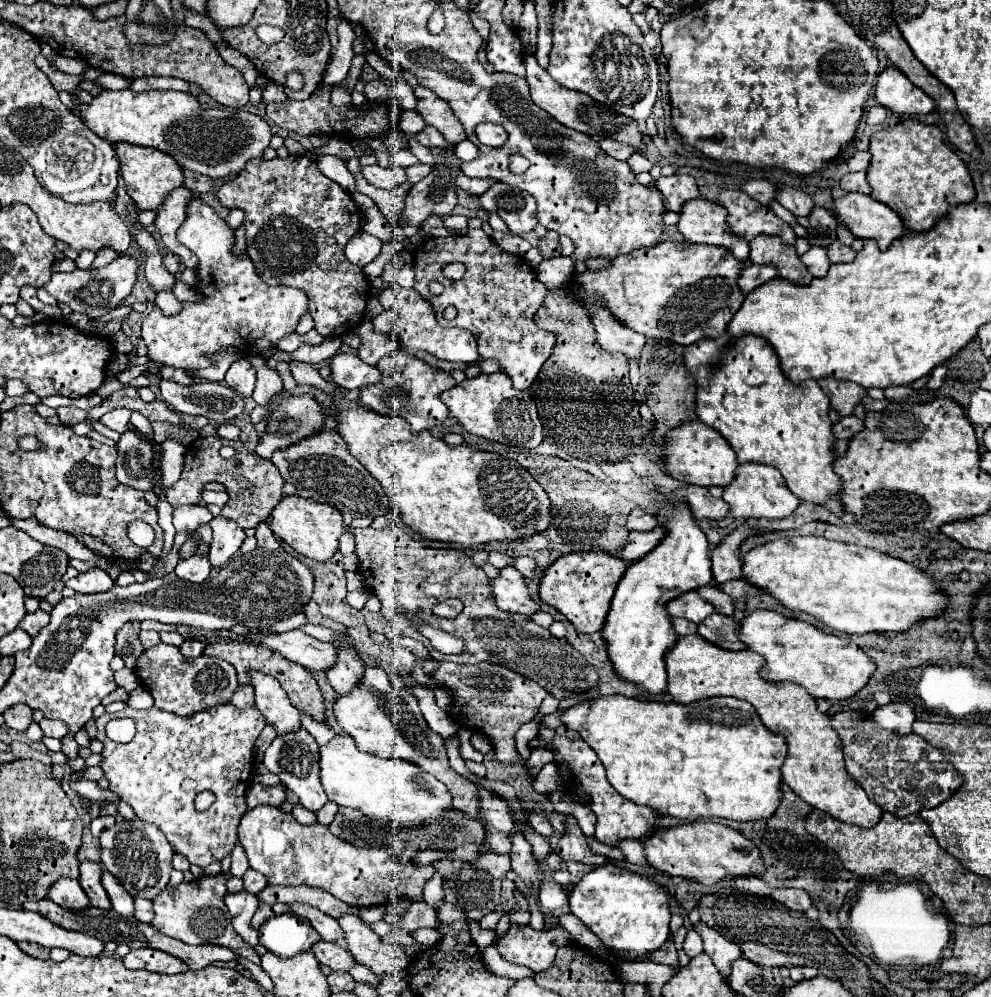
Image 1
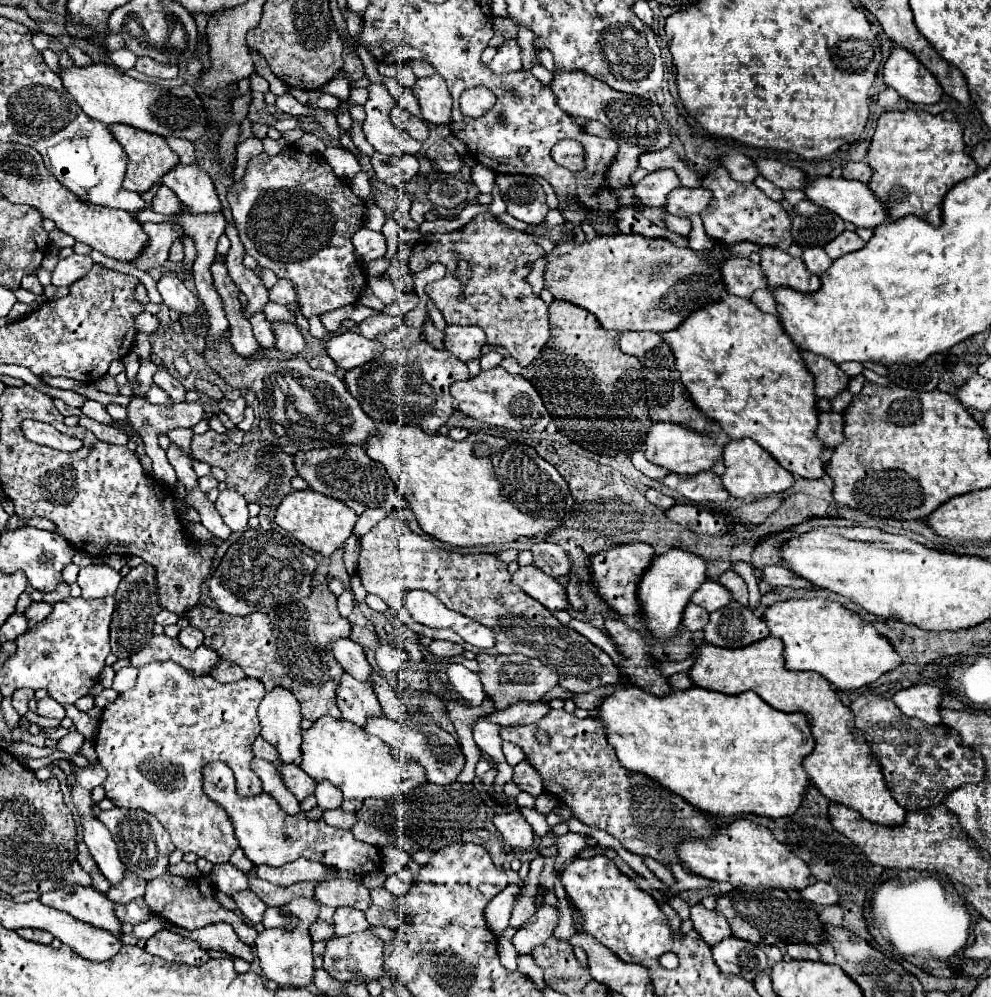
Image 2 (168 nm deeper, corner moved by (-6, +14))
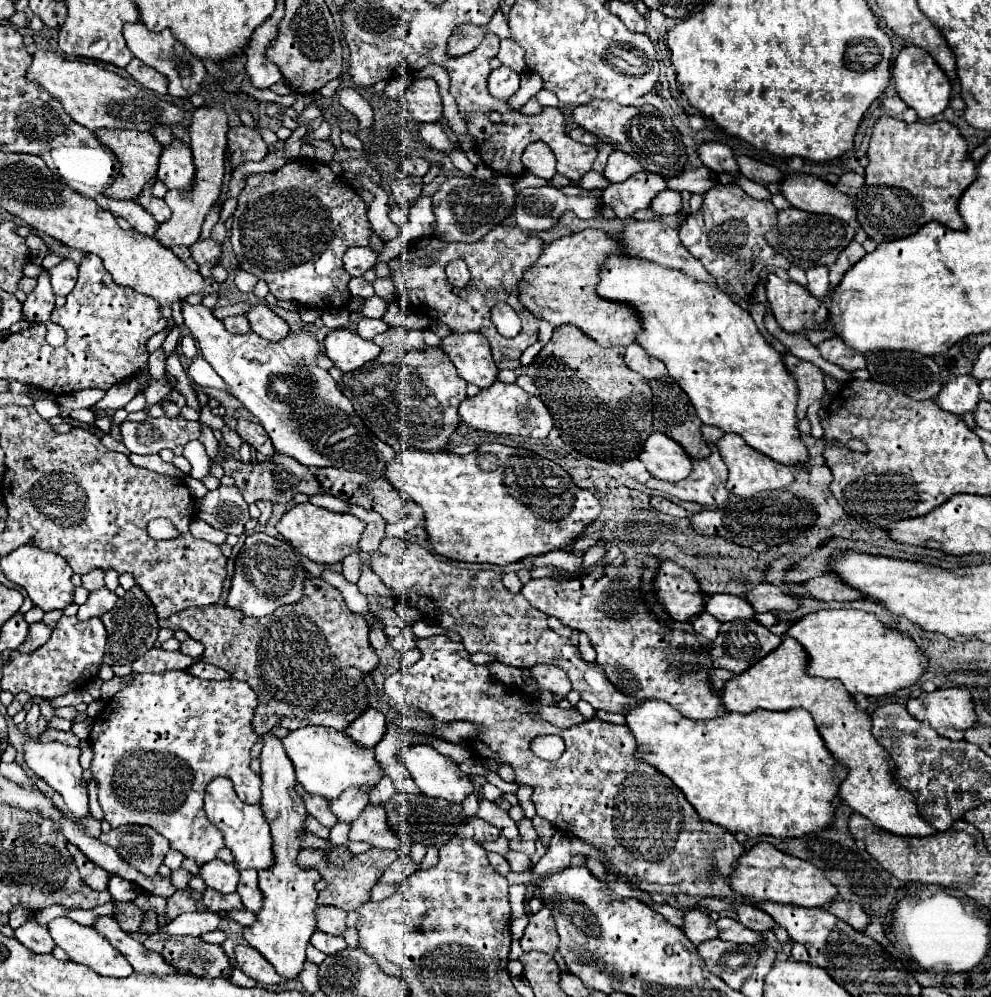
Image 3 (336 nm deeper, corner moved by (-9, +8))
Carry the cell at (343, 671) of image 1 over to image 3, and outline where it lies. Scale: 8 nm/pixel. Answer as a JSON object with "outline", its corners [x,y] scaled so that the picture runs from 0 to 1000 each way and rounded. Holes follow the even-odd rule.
{"outline":[[[371,710],[367,714],[367,718],[359,720],[351,730],[349,730],[349,736],[361,744],[363,748],[367,750],[377,750],[385,738],[390,734],[390,720],[385,714],[377,712],[377,710]]]}

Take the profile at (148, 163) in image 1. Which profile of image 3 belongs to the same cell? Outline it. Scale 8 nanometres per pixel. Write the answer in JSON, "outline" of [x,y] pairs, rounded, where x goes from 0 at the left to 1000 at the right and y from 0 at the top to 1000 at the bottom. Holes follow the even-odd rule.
{"outline":[[[97,130],[95,132],[97,138],[115,152],[115,156],[121,162],[121,171],[119,177],[115,181],[115,185],[111,185],[105,191],[105,197],[109,199],[117,199],[117,201],[135,201],[143,187],[157,177],[159,173],[159,156],[163,150],[163,144],[151,134],[151,132],[141,132],[141,130]]]}

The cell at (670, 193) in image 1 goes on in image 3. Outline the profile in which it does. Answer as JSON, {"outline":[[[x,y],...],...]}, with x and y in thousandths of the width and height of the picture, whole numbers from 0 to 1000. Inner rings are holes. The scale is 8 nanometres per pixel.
{"outline":[[[644,173],[626,185],[614,185],[607,193],[607,205],[616,207],[624,219],[636,219],[642,211],[654,209],[664,193],[672,189],[668,177]]]}

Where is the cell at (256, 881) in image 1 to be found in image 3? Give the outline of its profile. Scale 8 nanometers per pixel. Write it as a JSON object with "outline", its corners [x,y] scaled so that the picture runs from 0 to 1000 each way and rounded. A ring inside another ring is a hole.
{"outline":[[[266,736],[266,750],[262,756],[264,762],[264,802],[262,810],[272,826],[272,839],[276,849],[276,867],[270,873],[260,875],[260,887],[262,895],[266,899],[264,913],[258,917],[258,925],[254,929],[248,929],[244,933],[246,943],[258,951],[274,969],[276,973],[297,983],[301,981],[301,975],[307,969],[309,963],[309,949],[313,945],[313,939],[319,935],[319,921],[317,911],[319,907],[319,891],[317,887],[325,881],[319,873],[305,873],[299,867],[299,859],[303,855],[303,843],[307,837],[307,822],[309,822],[309,810],[305,800],[299,796],[299,778],[295,764],[291,762],[287,748],[283,746],[283,740],[276,740],[272,736]]]}

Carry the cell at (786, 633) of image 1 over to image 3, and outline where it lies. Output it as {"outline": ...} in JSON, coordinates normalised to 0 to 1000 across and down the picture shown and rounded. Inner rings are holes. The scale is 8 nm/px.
{"outline":[[[850,610],[825,612],[811,618],[795,632],[815,654],[815,674],[827,680],[848,682],[858,696],[900,698],[924,686],[936,672],[936,658],[926,650],[916,634],[892,628],[882,616]]]}

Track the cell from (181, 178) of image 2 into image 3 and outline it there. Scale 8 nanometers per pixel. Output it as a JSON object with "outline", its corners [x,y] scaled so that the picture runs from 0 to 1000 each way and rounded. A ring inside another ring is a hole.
{"outline":[[[176,138],[174,144],[163,148],[157,175],[159,181],[163,181],[170,189],[192,191],[196,185],[196,173],[198,171],[190,144],[186,144],[182,138]]]}

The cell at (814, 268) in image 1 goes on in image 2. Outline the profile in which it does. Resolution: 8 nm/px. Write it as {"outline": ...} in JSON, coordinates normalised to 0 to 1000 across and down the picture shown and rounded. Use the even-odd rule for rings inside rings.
{"outline":[[[822,247],[822,249],[814,249],[814,251],[810,253],[810,263],[812,263],[812,267],[814,267],[816,273],[820,273],[820,275],[830,275],[830,273],[839,267],[841,261],[832,255],[832,249]]]}

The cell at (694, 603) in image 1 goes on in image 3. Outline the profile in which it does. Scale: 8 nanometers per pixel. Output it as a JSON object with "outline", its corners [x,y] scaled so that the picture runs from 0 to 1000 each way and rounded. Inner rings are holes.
{"outline":[[[737,596],[712,598],[712,614],[718,616],[720,620],[725,620],[727,624],[753,622],[753,620],[761,622],[763,620],[763,614],[755,606],[755,602],[745,600],[745,598],[737,598]]]}

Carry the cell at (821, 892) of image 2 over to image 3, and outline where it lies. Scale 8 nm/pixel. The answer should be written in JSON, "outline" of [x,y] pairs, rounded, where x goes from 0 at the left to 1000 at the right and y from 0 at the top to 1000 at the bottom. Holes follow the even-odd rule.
{"outline":[[[842,903],[842,905],[838,907],[836,915],[842,917],[842,919],[846,919],[848,923],[856,925],[860,931],[864,931],[864,933],[868,933],[868,935],[872,935],[872,933],[876,931],[876,927],[878,927],[876,917],[874,917],[866,907],[860,907],[860,905],[854,905],[854,903],[848,903],[848,905]]]}

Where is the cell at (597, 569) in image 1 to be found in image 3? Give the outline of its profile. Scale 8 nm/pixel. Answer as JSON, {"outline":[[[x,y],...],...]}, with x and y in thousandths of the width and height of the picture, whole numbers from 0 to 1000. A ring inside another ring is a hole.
{"outline":[[[676,562],[668,564],[660,588],[666,606],[680,622],[696,624],[704,614],[710,614],[710,594],[700,576],[692,570]]]}

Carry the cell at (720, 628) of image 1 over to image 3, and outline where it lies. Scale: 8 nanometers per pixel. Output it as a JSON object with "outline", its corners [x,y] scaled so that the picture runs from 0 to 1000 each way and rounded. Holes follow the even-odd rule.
{"outline":[[[741,622],[727,628],[725,640],[716,658],[723,670],[733,670],[743,676],[753,674],[787,648],[787,640],[763,622]]]}

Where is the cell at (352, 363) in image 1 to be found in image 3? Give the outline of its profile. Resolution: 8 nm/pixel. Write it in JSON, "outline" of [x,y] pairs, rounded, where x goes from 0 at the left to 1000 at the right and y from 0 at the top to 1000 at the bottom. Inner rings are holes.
{"outline":[[[349,329],[331,333],[331,337],[327,339],[327,349],[329,357],[345,373],[355,373],[383,355],[383,349],[377,343],[367,341]]]}

